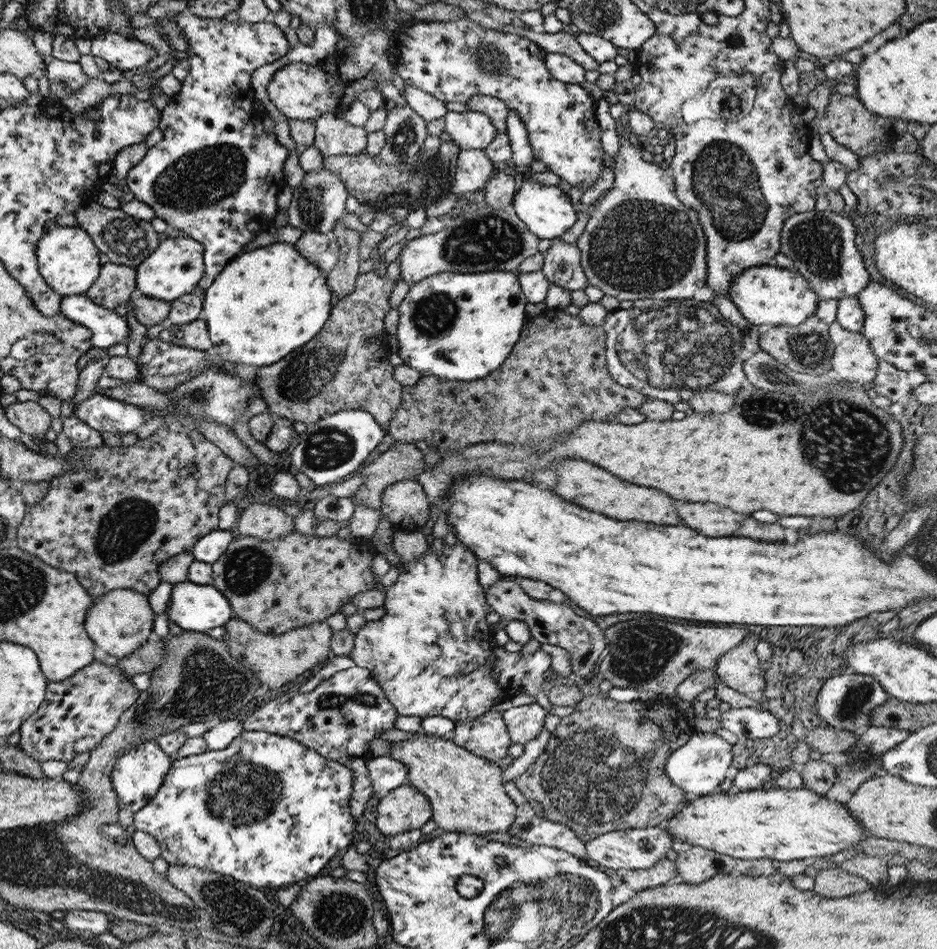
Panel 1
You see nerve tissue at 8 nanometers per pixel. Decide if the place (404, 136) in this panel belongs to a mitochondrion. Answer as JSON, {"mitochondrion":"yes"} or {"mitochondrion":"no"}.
{"mitochondrion":"yes"}

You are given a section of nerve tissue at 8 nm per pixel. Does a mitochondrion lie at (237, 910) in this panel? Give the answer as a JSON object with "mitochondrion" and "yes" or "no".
{"mitochondrion":"yes"}

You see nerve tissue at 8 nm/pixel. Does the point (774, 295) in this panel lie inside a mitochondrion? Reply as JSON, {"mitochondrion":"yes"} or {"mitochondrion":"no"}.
{"mitochondrion":"no"}

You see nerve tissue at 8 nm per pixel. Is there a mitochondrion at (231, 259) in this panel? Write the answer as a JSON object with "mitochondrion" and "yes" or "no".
{"mitochondrion":"no"}

